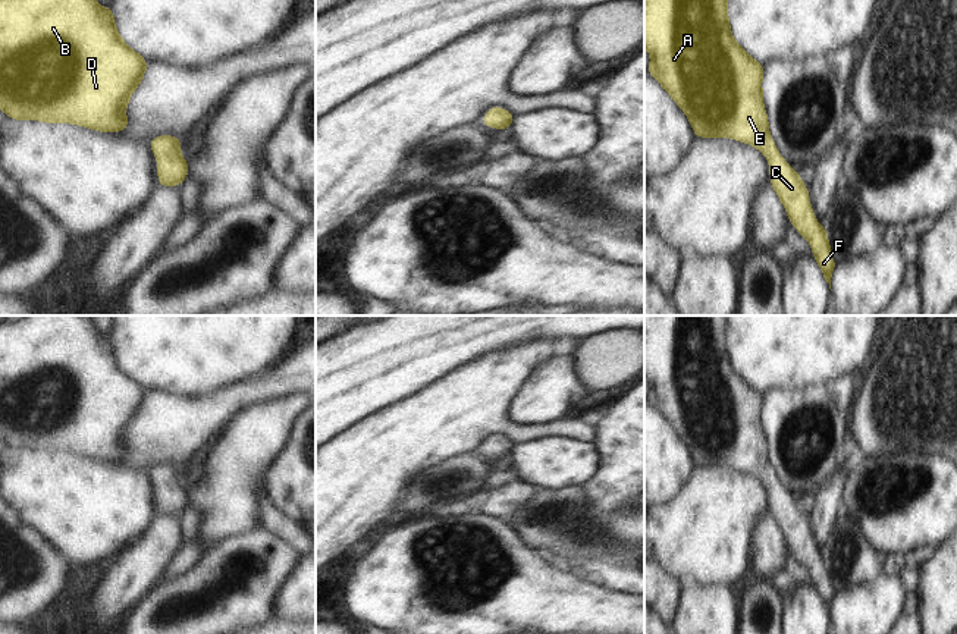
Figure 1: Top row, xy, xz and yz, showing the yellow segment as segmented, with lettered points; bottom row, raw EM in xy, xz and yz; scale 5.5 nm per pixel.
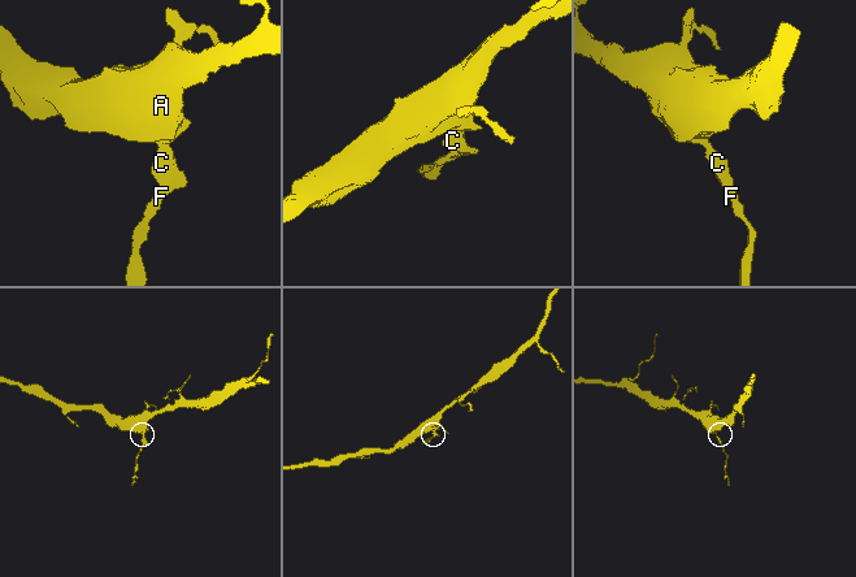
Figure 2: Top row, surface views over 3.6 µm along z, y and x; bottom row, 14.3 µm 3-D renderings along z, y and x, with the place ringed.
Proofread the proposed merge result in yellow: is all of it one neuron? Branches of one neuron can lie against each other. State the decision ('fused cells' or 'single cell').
single cell

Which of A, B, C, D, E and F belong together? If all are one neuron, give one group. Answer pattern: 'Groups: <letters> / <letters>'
Groups: A B C D E F

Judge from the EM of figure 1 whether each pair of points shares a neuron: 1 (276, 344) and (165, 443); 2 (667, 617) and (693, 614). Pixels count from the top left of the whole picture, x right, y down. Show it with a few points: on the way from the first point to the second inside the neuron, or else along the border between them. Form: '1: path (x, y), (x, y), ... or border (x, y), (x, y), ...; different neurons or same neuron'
1: border (256, 377), (209, 396), (190, 398); different neurons
2: border (683, 584), (674, 618); different neurons

